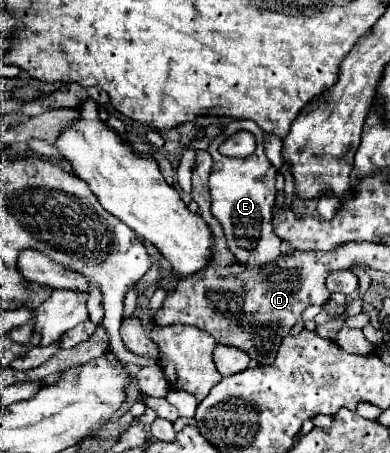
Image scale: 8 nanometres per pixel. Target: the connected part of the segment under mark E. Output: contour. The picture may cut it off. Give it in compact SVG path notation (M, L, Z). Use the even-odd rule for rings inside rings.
M227 121L221 125L221 133L209 143L207 149L213 157L213 169L209 175L209 189L211 189L211 215L221 223L227 245L237 257L239 265L247 267L263 267L271 261L275 261L281 255L281 239L273 233L273 203L275 203L275 175L277 169L267 161L263 153L263 131L253 121ZM237 131L249 131L255 135L257 149L247 159L237 157L225 157L221 155L219 143L221 137L235 135Z

